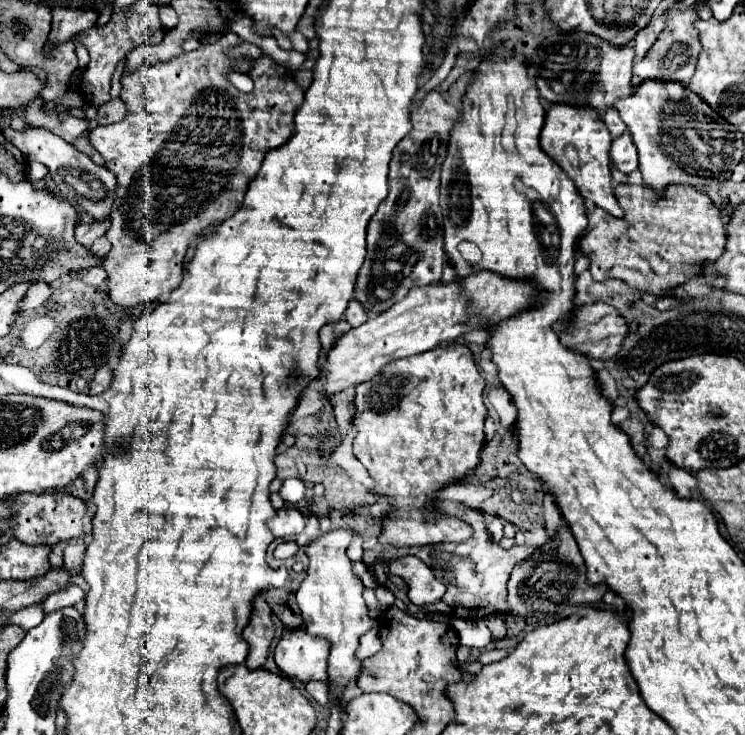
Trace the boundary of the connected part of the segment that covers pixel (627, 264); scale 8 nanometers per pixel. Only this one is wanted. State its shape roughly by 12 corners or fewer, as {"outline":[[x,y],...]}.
{"outline":[[618,184],[579,251],[596,282],[650,294],[720,258],[726,228],[694,186]]}

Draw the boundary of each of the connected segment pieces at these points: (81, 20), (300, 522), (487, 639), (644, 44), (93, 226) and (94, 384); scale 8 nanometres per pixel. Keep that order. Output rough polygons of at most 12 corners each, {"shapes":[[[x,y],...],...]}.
{"shapes":[[[54,8],[44,52],[94,26],[98,14]],[[298,508],[276,510],[268,526],[276,538],[296,536],[306,518]],[[452,620],[460,644],[486,648],[494,644],[484,620]],[[666,15],[642,28],[634,46],[638,54],[649,50],[666,26]],[[110,222],[76,226],[76,240],[90,248],[104,236]],[[102,366],[90,382],[90,394],[106,392],[112,370]]]}

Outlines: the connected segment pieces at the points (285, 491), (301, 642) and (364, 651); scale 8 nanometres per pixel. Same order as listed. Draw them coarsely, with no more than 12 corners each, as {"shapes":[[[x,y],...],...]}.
{"shapes":[[[284,480],[278,494],[284,502],[296,504],[304,498],[304,482]],[[284,632],[274,662],[306,684],[328,678],[328,640]],[[378,630],[360,638],[358,656],[368,658],[380,650]]]}

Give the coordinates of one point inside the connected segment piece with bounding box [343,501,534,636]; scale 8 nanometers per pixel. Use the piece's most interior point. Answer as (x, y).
(475, 573)

